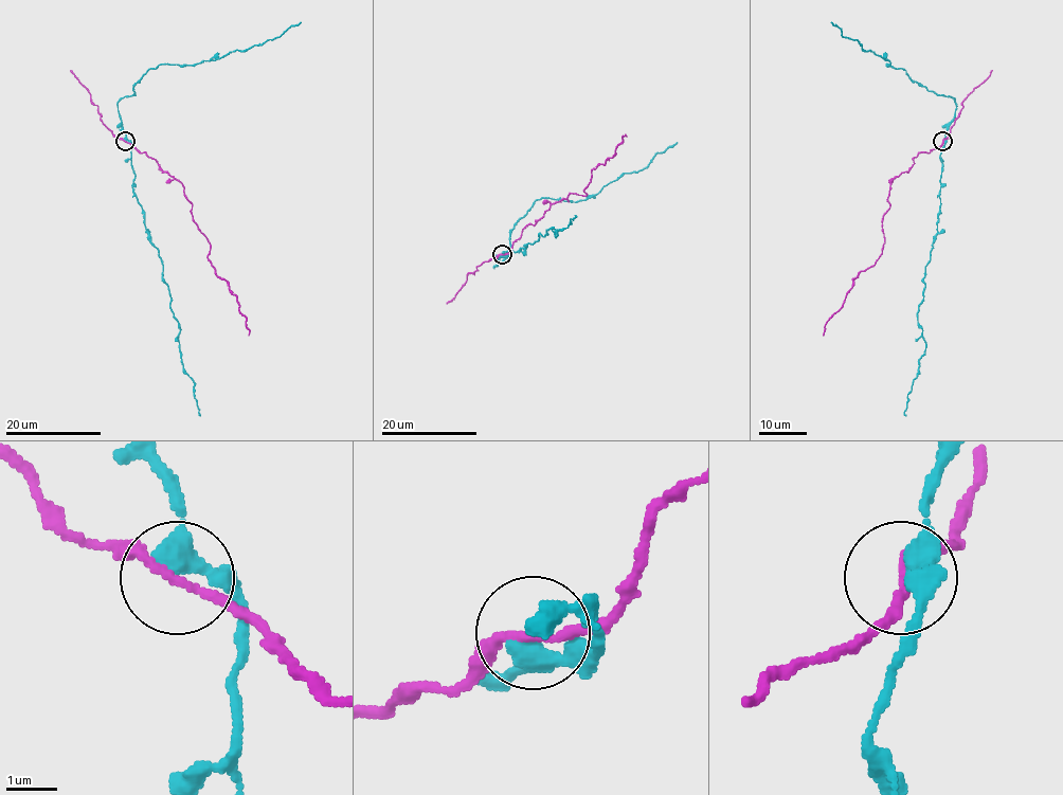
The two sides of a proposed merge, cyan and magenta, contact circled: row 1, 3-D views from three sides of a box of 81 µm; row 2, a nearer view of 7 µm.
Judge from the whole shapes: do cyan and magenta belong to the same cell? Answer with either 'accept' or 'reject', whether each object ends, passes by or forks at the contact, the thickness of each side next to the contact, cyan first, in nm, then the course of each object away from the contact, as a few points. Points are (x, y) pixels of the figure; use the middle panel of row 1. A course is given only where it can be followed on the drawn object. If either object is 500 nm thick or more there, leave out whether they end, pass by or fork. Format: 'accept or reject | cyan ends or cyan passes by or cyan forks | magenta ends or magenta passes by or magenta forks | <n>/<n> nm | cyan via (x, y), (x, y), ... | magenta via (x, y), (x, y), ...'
reject | cyan passes by | magenta passes by | 400/150 nm | cyan via (502, 254), (539, 240), (550, 228), (555, 236), (577, 217) | magenta via (502, 254), (558, 201), (569, 200), (570, 194), (587, 195), (591, 170), (615, 154), (625, 133)

